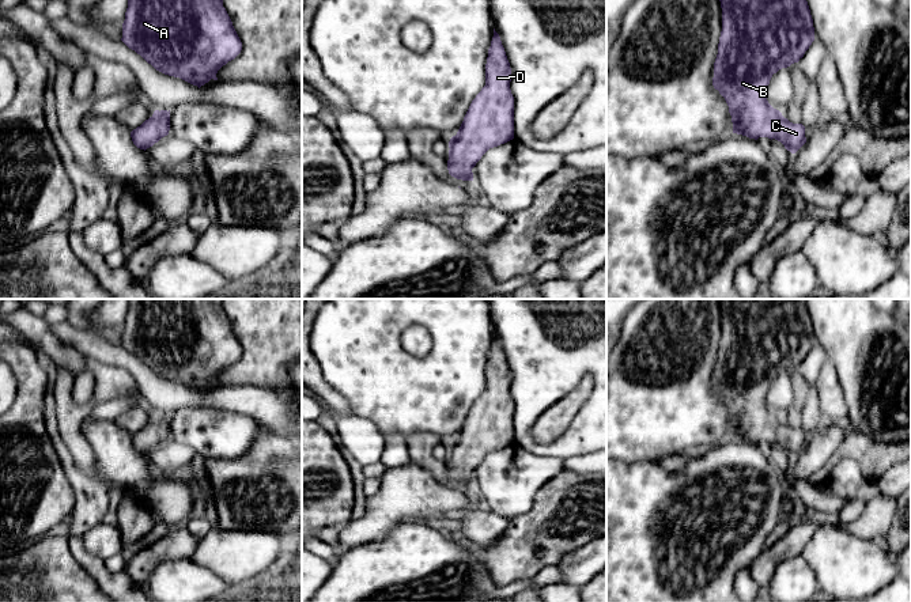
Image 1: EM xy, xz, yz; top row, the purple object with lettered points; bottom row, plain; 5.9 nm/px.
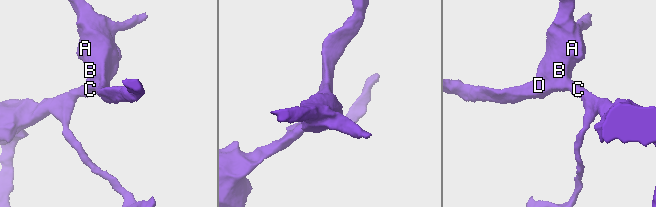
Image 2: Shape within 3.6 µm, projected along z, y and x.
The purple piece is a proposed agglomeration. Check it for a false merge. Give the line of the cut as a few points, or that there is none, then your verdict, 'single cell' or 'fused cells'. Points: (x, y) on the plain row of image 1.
no cut; single cell

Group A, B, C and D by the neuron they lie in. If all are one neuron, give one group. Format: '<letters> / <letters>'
A B C D

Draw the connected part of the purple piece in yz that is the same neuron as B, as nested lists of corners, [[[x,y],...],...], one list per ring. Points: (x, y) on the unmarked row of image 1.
[[[719,299],[722,336],[714,367],[712,390],[725,402],[733,438],[780,446],[795,458],[805,447],[805,431],[793,428],[766,401],[774,378],[798,367],[814,345],[814,332],[805,299]]]

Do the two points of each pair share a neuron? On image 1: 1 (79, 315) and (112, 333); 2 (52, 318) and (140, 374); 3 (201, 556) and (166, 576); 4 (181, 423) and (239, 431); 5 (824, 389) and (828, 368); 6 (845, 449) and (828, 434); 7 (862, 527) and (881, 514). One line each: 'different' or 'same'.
1: same
2: different
3: different
4: same
5: same
6: different
7: same

